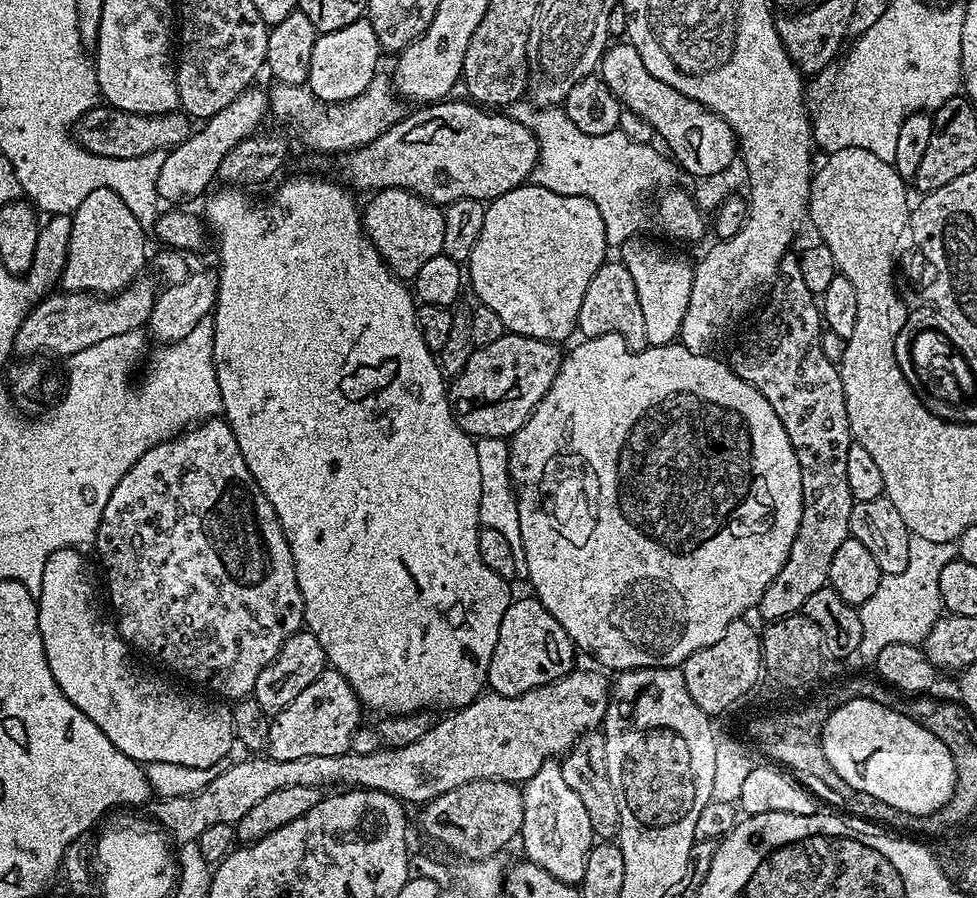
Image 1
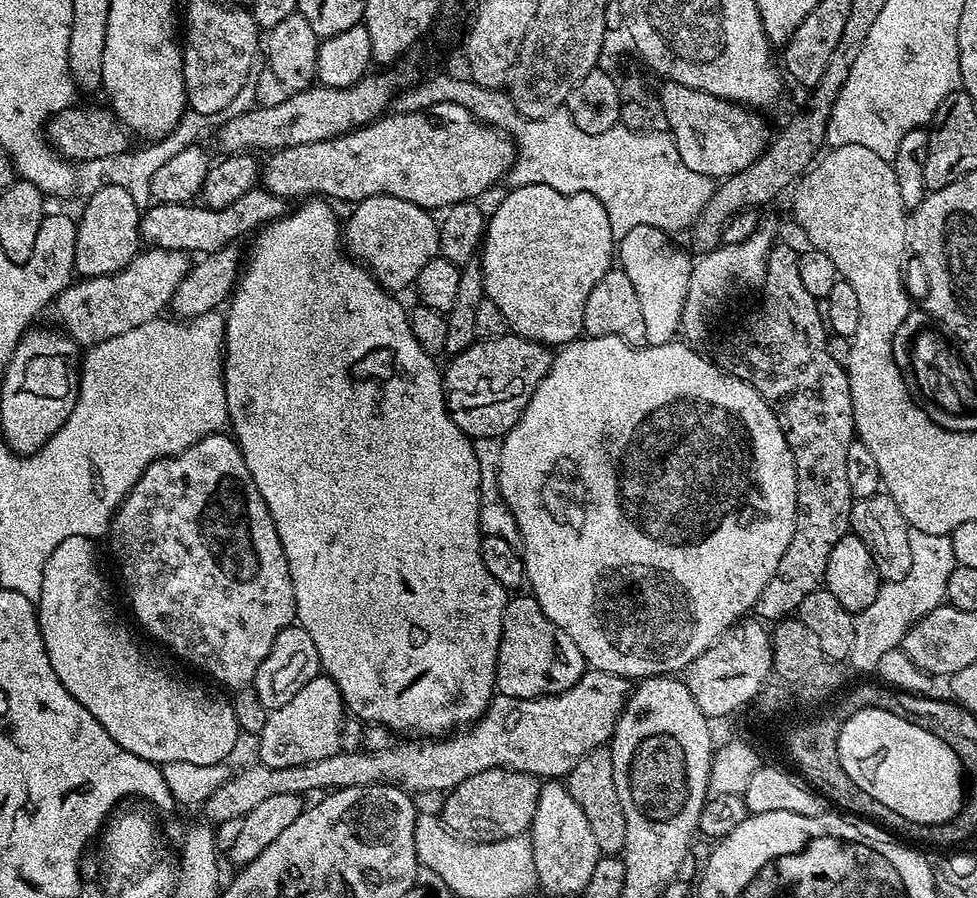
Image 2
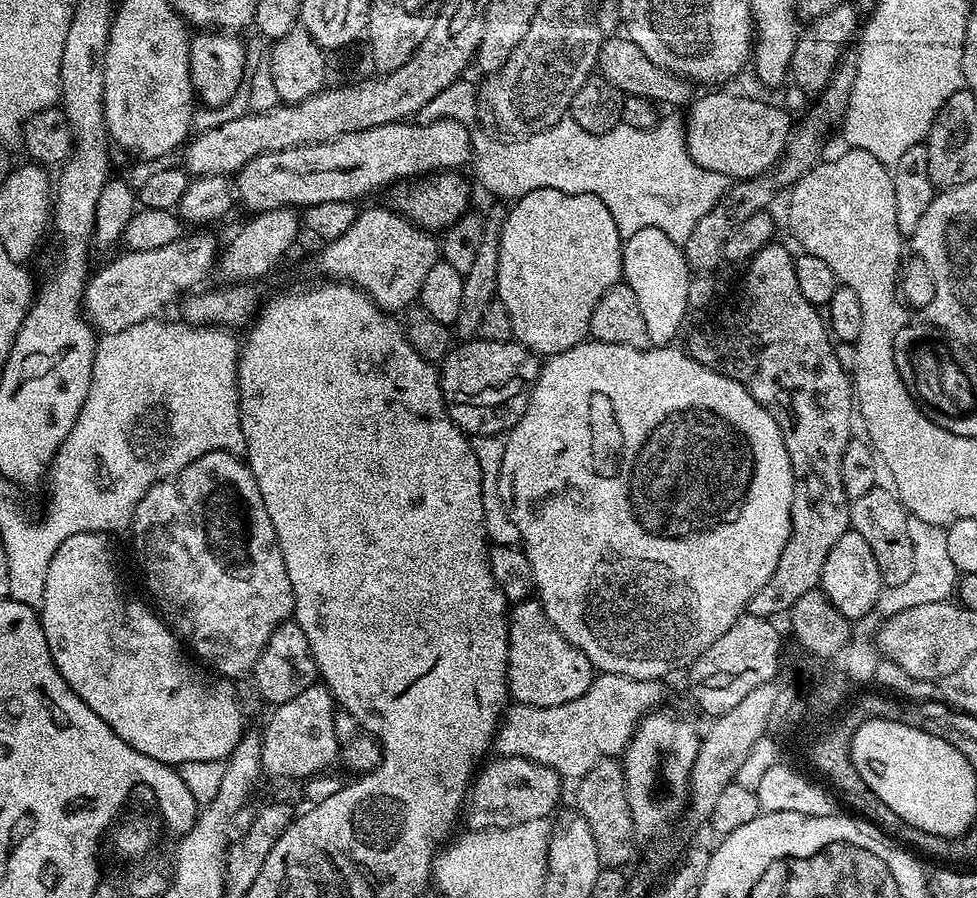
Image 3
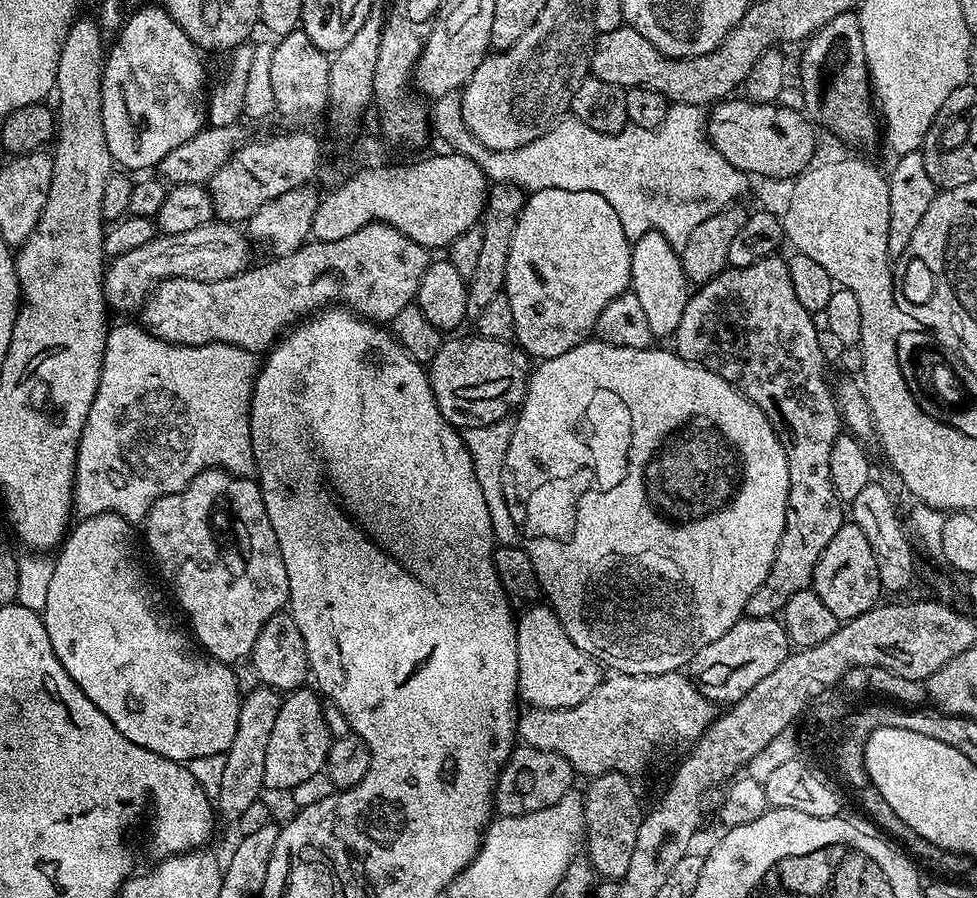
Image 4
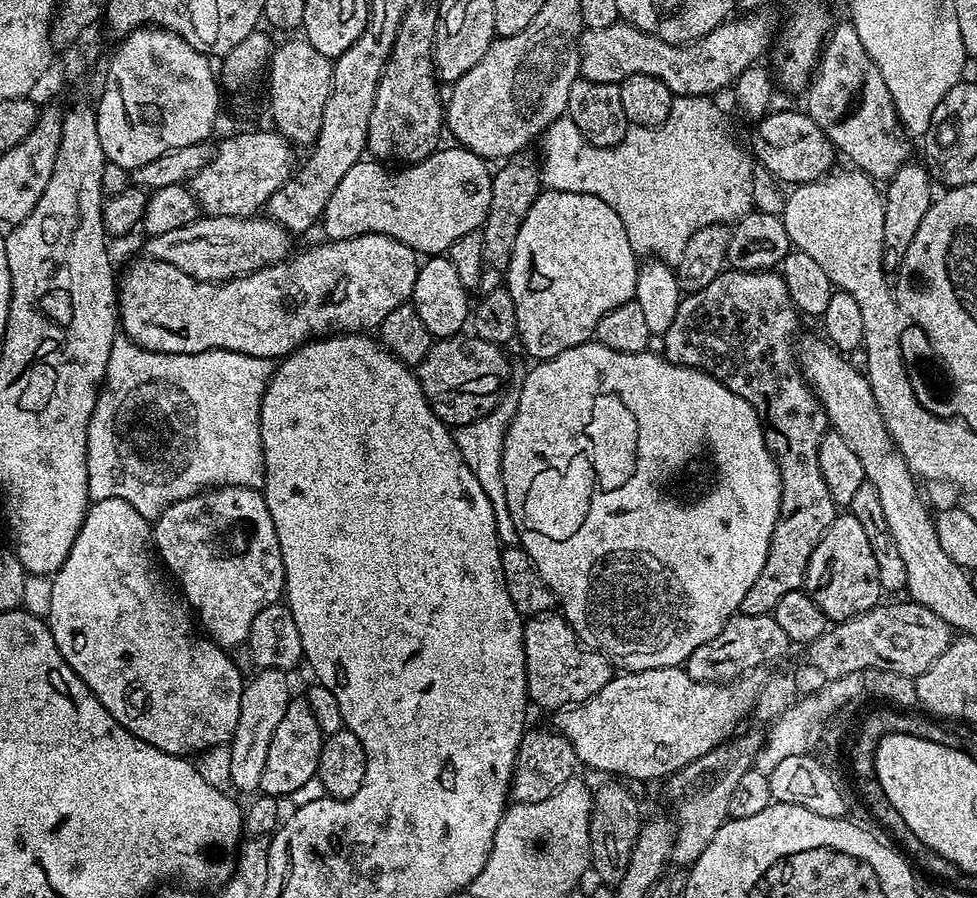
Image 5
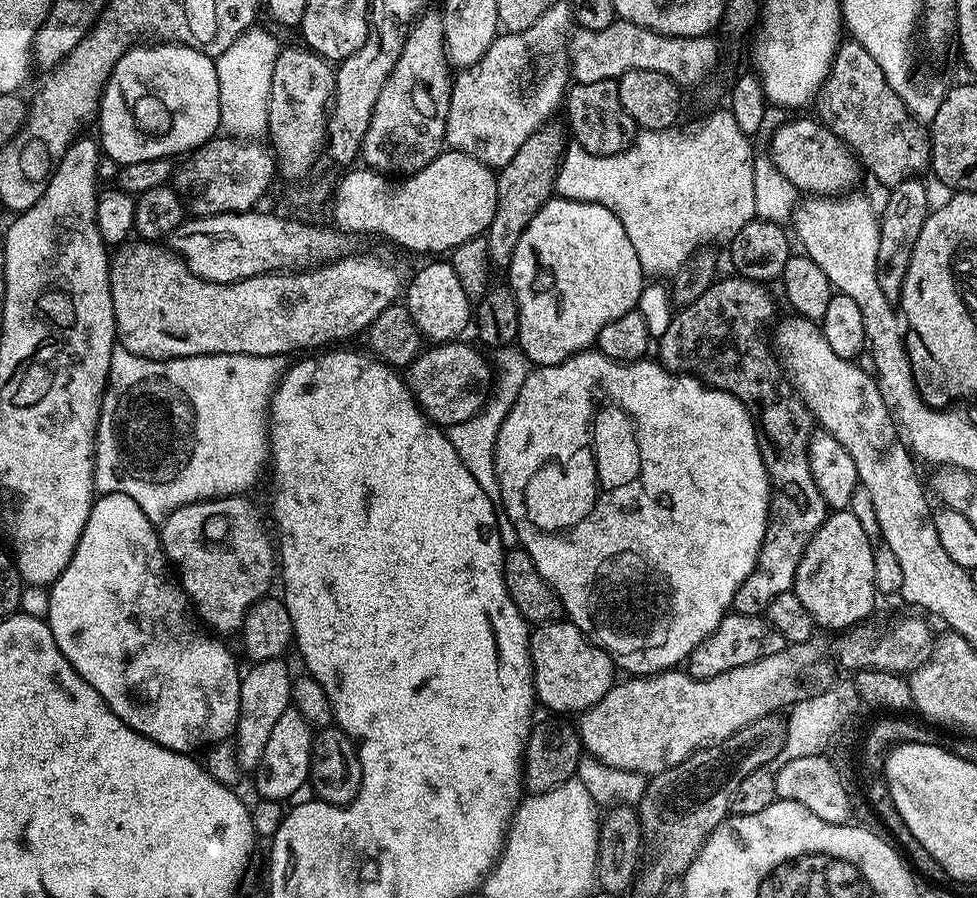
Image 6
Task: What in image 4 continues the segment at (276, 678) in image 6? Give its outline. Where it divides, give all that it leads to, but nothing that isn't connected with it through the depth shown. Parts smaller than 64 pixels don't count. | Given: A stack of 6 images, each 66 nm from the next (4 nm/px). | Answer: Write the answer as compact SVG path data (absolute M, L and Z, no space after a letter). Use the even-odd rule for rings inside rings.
M261 686L247 693L240 701L238 730L234 730L234 742L230 742L224 753L226 767L222 777L222 790L218 790L214 798L214 808L221 821L236 821L242 810L261 799L265 791L266 746L270 742L270 733L274 730L274 721L278 718L281 699L281 693L276 689Z

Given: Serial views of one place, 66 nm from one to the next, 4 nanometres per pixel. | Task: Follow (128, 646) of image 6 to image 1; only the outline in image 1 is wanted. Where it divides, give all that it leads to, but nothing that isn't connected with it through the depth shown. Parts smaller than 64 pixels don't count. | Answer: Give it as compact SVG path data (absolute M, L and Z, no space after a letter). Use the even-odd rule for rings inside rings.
M63 548L56 550L54 554L50 554L50 558L46 558L46 570L42 570L42 586L36 609L38 610L38 630L42 638L42 646L44 647L44 657L50 666L50 674L54 674L54 682L62 690L62 694L66 694L66 698L70 702L74 702L74 706L78 706L78 710L82 710L82 714L86 714L86 718L90 718L90 722L94 722L94 726L98 726L102 730L102 734L106 734L106 738L110 738L110 742L118 750L122 750L122 754L126 754L131 760L139 762L141 765L147 766L154 762L172 762L178 766L198 766L199 768L209 768L223 761L223 756L227 754L231 748L234 748L234 737L232 735L232 710L227 703L217 702L215 699L203 700L200 696L195 696L192 692L179 692L176 688L171 688L168 684L163 684L160 680L155 680L152 676L147 676L144 672L139 672L132 665L130 649L124 640L121 639L119 633L111 623L108 624L104 620L100 620L100 612L96 609L96 588L92 585L92 580L88 577L88 568L84 565L83 551L75 548Z

